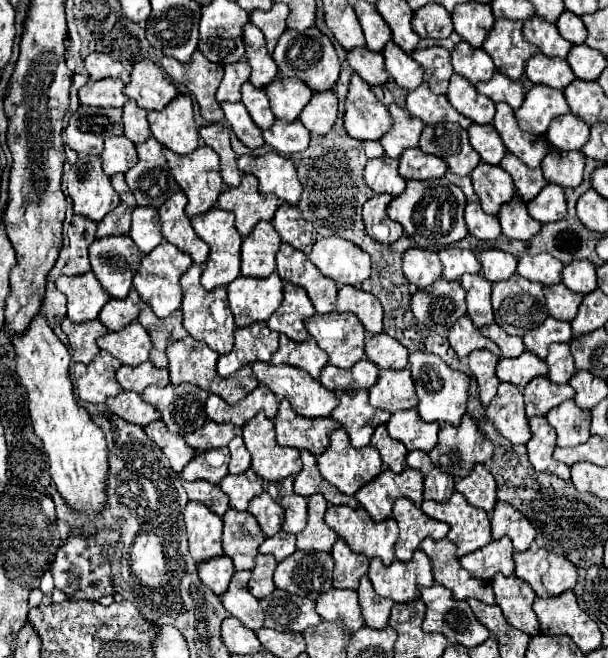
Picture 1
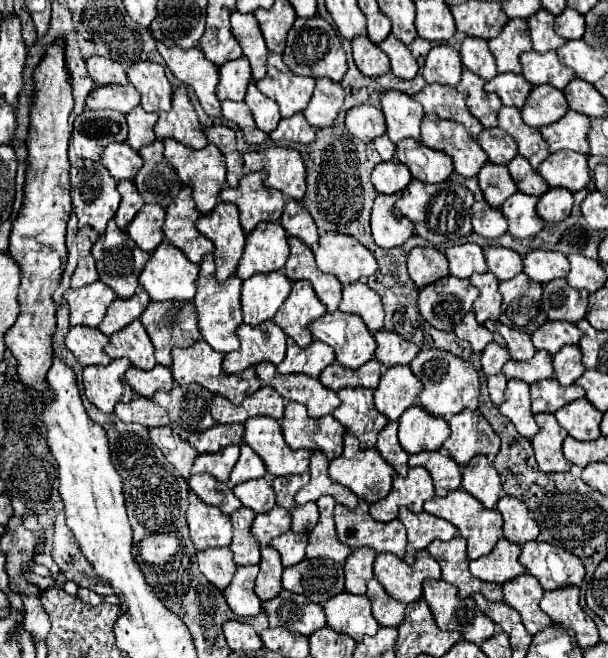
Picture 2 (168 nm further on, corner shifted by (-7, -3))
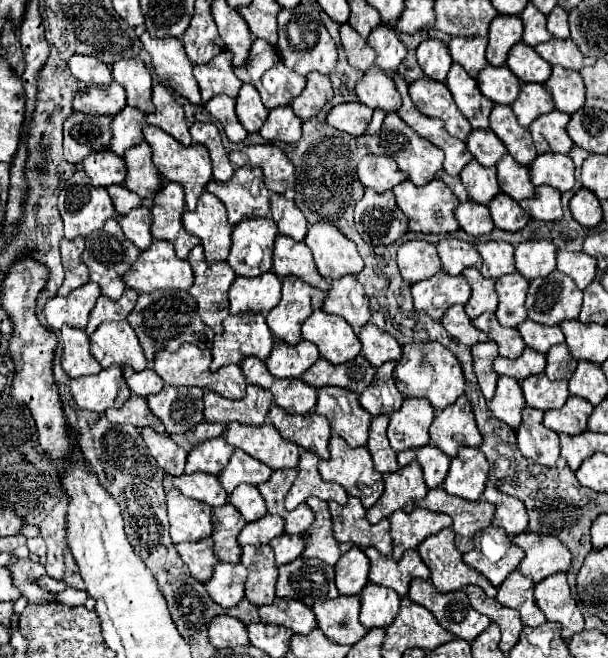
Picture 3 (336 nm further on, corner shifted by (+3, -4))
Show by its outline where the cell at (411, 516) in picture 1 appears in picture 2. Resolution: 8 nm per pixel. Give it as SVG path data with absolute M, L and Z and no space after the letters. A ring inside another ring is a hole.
M399 509L399 521L407 527L407 553L405 561L413 563L415 553L425 549L431 541L451 541L457 535L457 529L431 513L411 513L409 509Z

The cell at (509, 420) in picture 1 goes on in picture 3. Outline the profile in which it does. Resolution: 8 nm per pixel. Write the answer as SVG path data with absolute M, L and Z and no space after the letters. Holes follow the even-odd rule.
M499 376L495 396L489 400L489 408L495 418L507 422L511 428L517 428L521 424L521 410L525 408L519 382L511 376Z

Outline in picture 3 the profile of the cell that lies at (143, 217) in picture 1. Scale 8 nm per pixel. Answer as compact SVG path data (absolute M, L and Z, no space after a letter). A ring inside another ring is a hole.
M137 206L129 214L117 216L117 222L121 224L125 236L139 248L147 250L153 242L151 236L151 212L147 206Z

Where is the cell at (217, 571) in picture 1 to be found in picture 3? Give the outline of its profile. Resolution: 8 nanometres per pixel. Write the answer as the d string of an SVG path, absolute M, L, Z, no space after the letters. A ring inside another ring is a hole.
M203 538L201 542L183 542L175 544L179 556L191 570L191 576L199 582L207 582L213 574L213 566L217 564L217 556L213 552L213 540Z

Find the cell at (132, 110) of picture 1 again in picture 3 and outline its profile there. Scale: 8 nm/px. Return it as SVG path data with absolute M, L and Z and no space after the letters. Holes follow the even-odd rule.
M125 106L119 114L113 116L111 122L111 144L109 150L123 156L125 150L137 146L143 142L143 122L145 122L145 114L141 110L135 110L133 106Z

